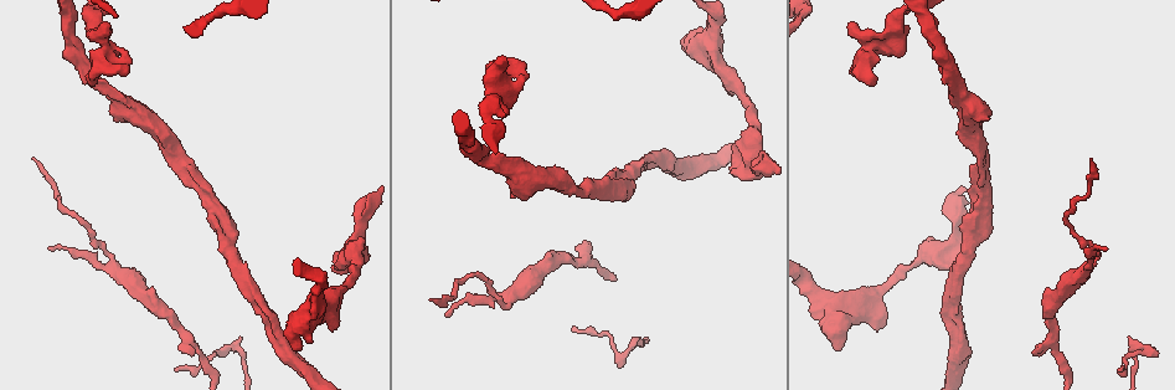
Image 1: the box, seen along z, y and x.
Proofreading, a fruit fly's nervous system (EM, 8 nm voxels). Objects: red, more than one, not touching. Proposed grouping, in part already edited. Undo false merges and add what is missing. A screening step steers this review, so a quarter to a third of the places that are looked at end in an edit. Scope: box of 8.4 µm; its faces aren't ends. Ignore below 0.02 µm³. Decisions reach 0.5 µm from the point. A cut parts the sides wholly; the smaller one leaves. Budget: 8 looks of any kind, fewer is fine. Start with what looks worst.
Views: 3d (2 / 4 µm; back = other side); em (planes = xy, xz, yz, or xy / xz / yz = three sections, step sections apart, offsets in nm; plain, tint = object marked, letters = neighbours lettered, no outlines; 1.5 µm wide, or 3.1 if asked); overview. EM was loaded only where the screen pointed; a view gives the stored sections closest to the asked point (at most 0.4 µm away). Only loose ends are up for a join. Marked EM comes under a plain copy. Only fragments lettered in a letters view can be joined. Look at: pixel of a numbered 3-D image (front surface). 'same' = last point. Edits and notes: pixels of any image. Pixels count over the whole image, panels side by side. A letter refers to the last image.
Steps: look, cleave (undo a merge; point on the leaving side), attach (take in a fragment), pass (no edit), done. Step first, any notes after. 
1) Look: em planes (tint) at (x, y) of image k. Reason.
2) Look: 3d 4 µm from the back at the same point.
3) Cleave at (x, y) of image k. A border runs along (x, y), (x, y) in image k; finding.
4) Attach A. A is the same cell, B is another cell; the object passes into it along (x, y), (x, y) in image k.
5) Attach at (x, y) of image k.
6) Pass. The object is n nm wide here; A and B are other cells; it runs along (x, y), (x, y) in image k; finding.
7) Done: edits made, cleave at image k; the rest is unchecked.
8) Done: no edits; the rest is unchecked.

Look: em planes (letters) at (445, 313) of image 1. Thin end.

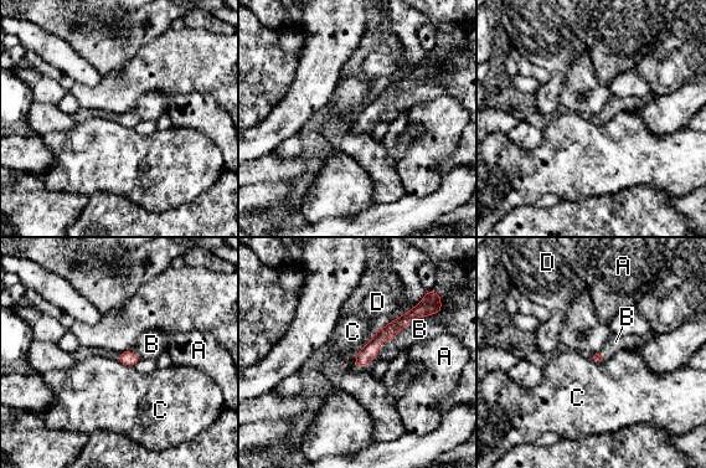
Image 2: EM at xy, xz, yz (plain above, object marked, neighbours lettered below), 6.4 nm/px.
Attach B. B is the same cell, A, C and D are other cells; the object passes into it along (369, 353), (385, 340), (420, 329) in image 2; the neuron continues.

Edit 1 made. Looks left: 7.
Look: overview.

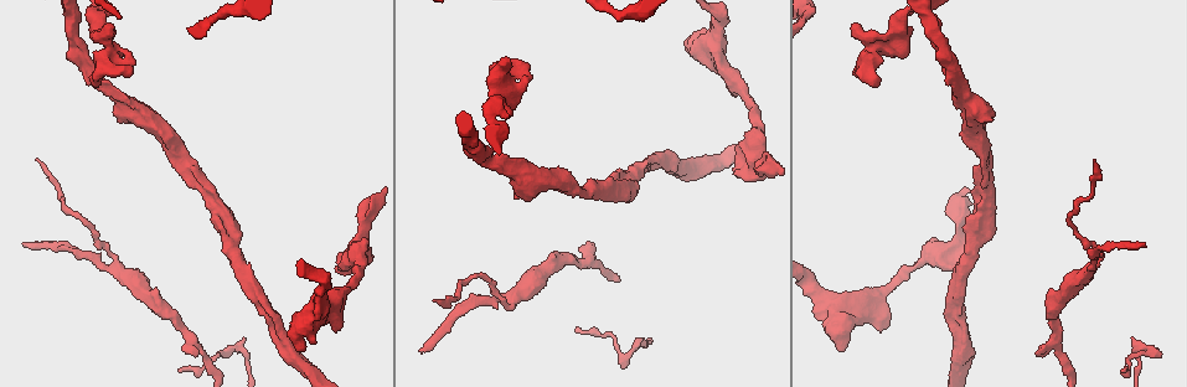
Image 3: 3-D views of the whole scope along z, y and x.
Look: em xy step 8 (tint) at (877, 84) of image 3. An open end.

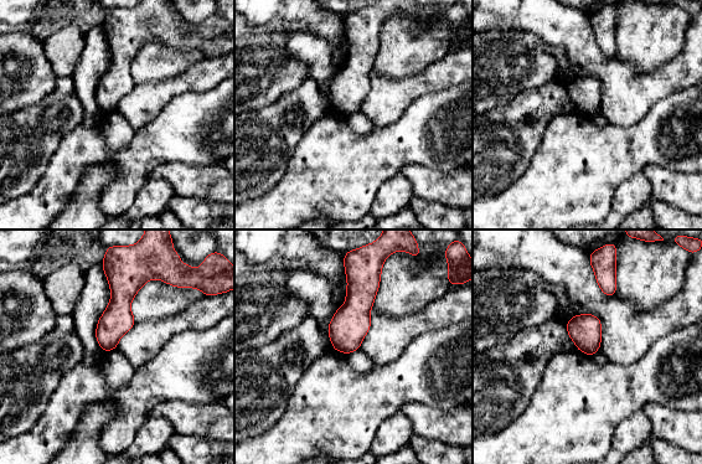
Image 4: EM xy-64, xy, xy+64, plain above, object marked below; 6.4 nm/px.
Look: em planes (letters) at the same point. Cut it another way.

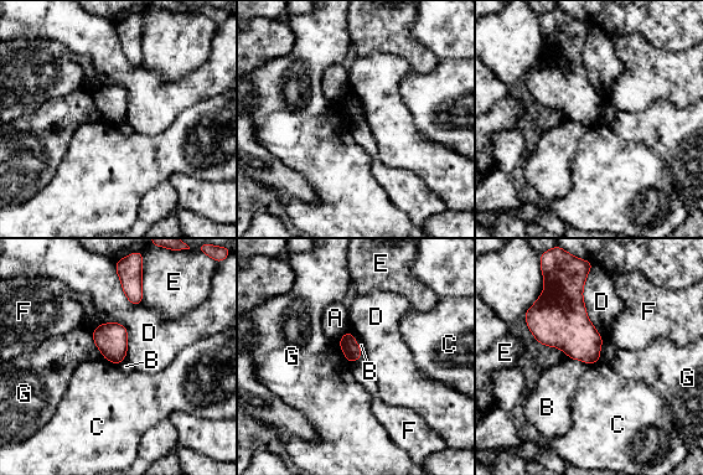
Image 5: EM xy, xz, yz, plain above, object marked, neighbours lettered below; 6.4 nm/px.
Pass. The longest contact is with D, 460 nm; A, B, C, D, E, F and G are other cells; none of them fits.

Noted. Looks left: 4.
Look: em planes (tint) at (1040, 355) of image 3. Free end.

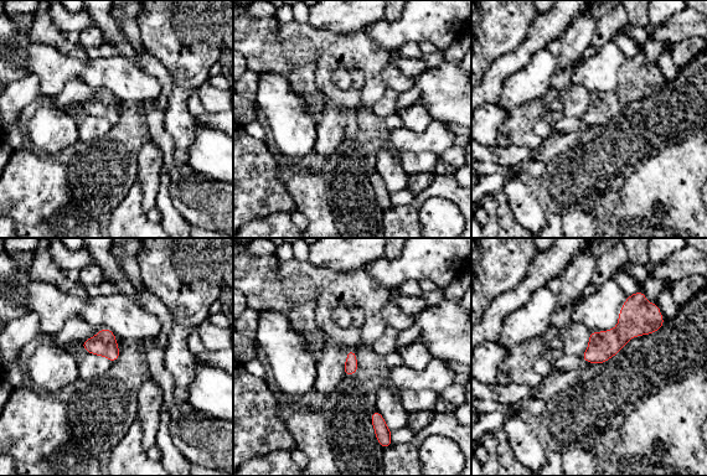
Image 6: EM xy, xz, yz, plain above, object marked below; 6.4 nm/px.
Look: em planes (letters) at the same point.

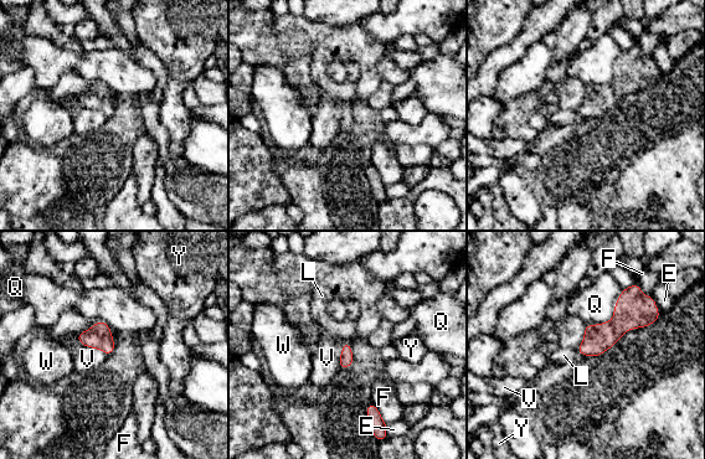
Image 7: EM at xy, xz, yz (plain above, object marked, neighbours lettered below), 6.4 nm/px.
Attach L. L is the same cell, E, F, Q, V, W and Y are other cells; the object passes into it along (345, 361), (345, 341), (345, 330) in image 7; it goes on there.

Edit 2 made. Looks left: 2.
Done: edits made, attach at image 2, attach at image 7; the rest is unchecked.

